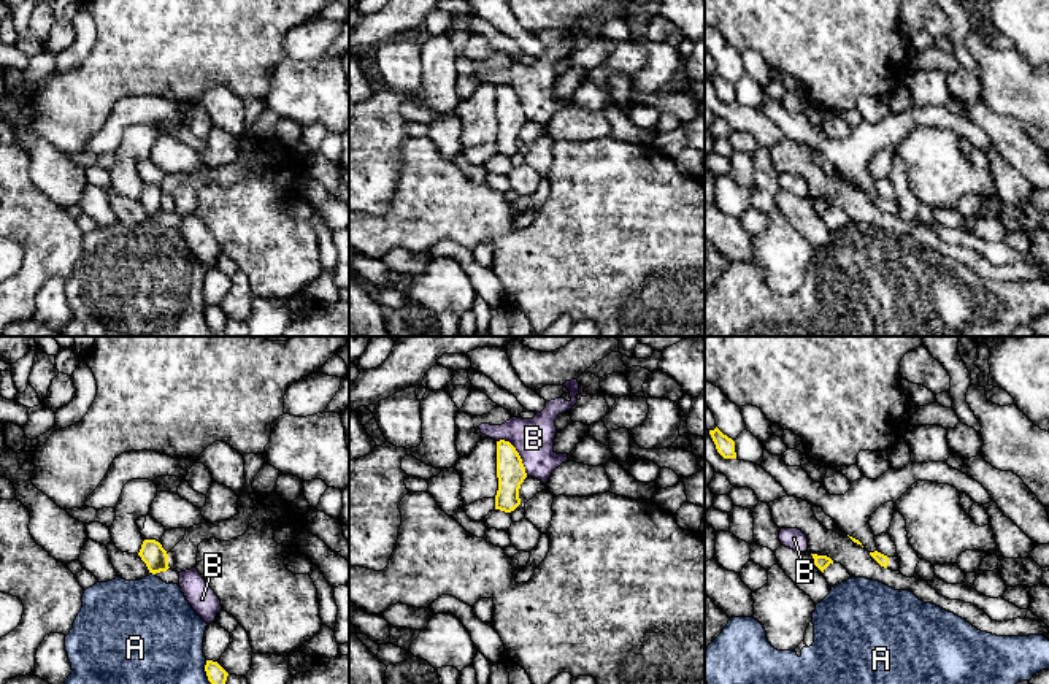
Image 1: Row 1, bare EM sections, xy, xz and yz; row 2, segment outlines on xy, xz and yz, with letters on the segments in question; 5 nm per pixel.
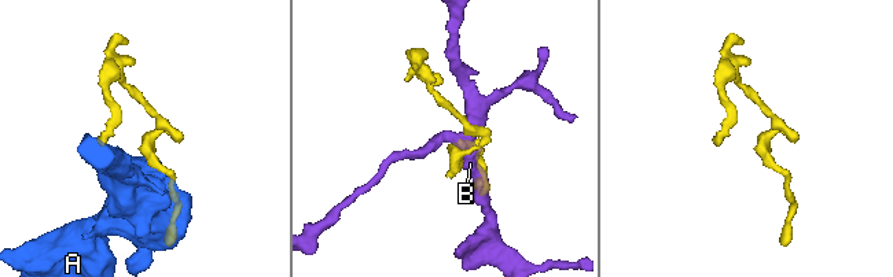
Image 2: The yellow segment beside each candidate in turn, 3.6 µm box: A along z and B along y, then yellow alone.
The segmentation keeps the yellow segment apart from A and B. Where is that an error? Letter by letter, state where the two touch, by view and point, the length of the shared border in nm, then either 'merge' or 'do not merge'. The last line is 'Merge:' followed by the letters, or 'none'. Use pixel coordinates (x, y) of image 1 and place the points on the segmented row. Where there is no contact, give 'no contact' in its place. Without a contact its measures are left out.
A: xy (205, 670) | 120 nm | do not merge
B: xz (518, 453) | 240 nm | do not merge
Merge: none

